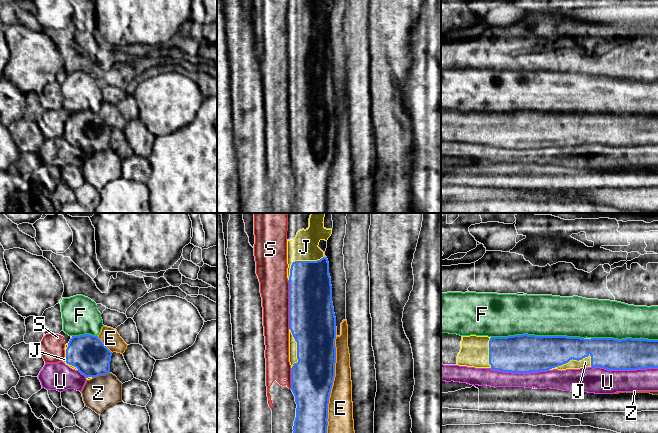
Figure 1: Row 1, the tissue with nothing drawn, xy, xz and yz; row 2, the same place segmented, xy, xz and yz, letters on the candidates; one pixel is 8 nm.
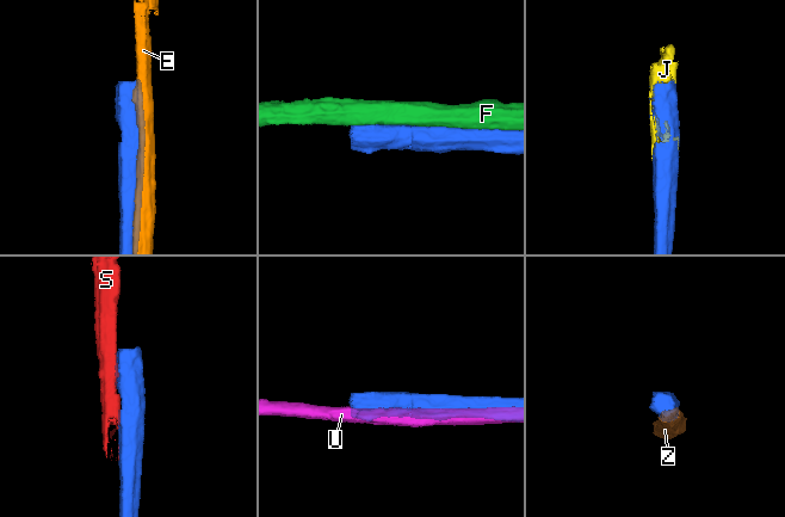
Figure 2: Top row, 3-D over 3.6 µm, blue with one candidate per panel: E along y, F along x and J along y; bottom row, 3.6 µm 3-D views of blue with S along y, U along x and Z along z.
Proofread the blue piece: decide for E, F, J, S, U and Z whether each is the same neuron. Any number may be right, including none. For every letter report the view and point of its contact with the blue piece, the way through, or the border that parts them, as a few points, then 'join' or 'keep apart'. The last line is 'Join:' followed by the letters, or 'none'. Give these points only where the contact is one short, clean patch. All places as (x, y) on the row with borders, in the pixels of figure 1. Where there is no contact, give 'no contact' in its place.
E: meets blue in xz at (333, 380); keep apart
F: meets blue in yz at (537, 336); keep apart
J: meets blue in yz at (570, 359); join
S: meets blue in xz at (289, 304); keep apart
U: meets blue in yz at (624, 369); keep apart
Z: meets blue in xy at (100, 374); keep apart
Join: J

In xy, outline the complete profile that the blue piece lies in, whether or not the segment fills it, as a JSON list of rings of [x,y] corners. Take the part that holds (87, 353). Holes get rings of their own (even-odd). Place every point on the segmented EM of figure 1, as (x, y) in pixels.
[[[84,334],[71,336],[69,343],[65,345],[65,357],[62,361],[90,380],[110,373],[111,356],[112,352],[98,336]]]

